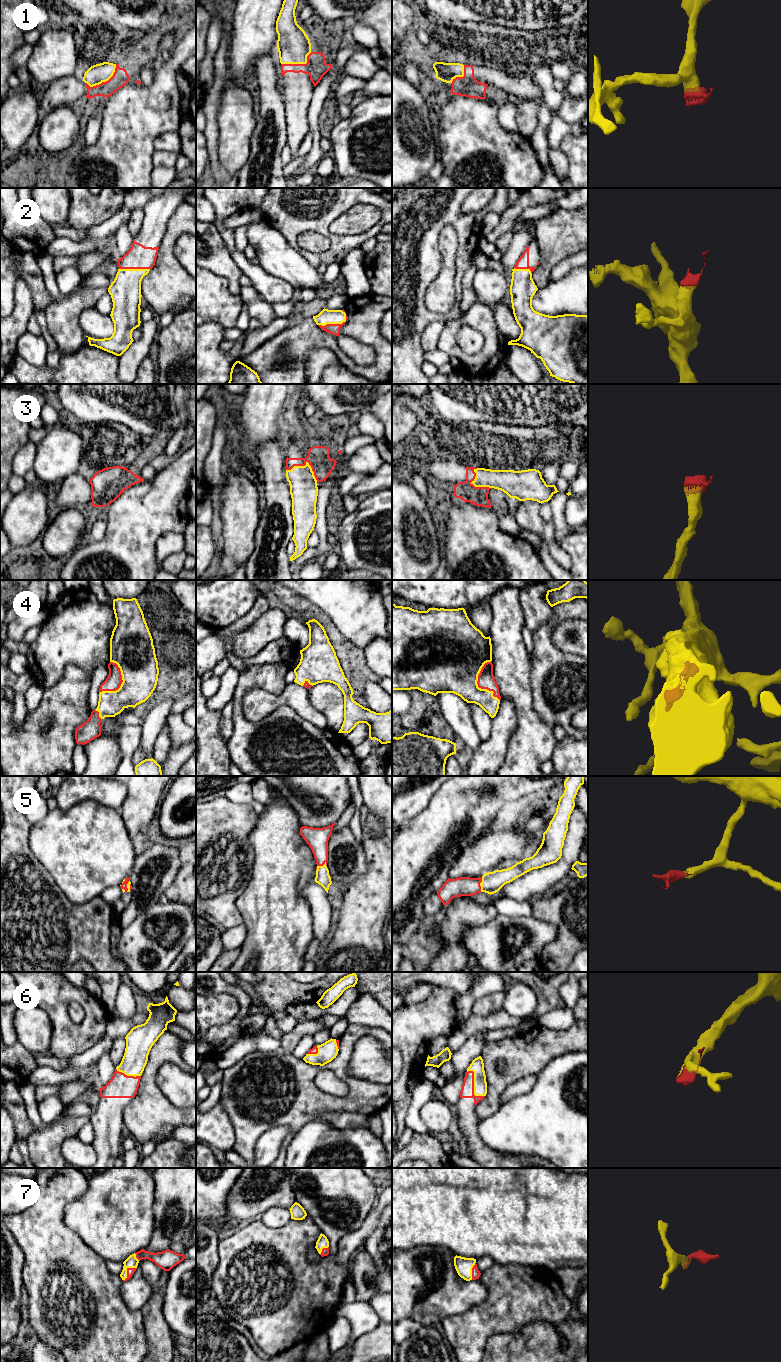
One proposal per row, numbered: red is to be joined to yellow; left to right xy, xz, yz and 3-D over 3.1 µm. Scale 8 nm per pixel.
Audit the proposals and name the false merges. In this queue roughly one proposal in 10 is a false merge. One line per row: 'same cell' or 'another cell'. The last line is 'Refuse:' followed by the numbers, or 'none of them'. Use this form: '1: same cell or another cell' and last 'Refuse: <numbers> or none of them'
1: same cell
2: same cell
3: same cell
4: same cell
5: same cell
6: same cell
7: same cell
Refuse: none of them

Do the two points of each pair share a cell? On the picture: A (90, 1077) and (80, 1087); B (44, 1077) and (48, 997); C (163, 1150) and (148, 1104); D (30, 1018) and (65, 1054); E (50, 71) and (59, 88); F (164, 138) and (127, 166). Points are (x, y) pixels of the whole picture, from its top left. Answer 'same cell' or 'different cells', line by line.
A: same cell
B: different cells
C: different cells
D: different cells
E: different cells
F: different cells

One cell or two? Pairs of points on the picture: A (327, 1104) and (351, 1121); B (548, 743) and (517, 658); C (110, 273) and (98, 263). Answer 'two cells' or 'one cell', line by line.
A: two cells
B: one cell
C: two cells

